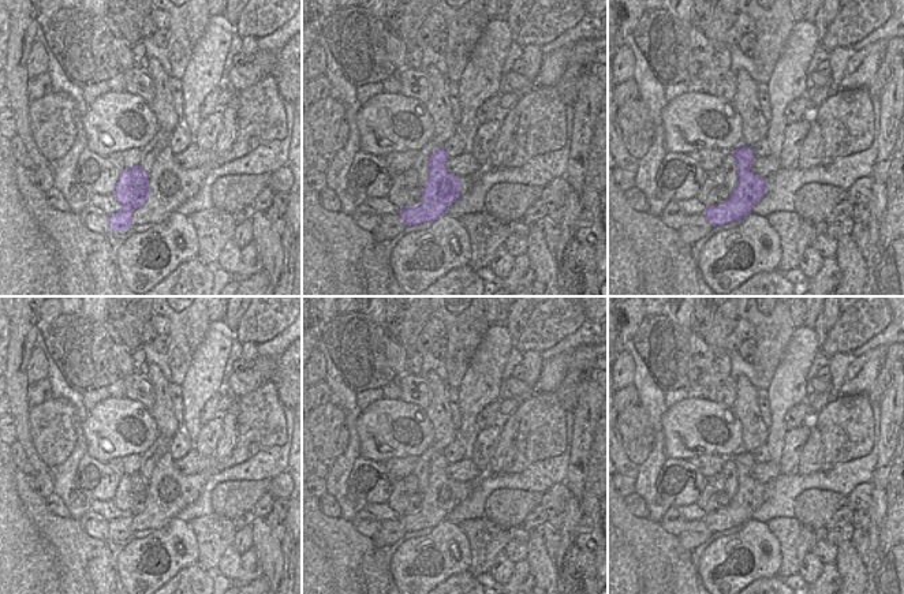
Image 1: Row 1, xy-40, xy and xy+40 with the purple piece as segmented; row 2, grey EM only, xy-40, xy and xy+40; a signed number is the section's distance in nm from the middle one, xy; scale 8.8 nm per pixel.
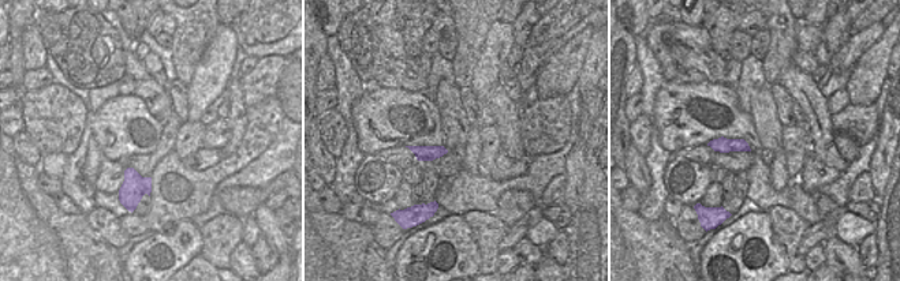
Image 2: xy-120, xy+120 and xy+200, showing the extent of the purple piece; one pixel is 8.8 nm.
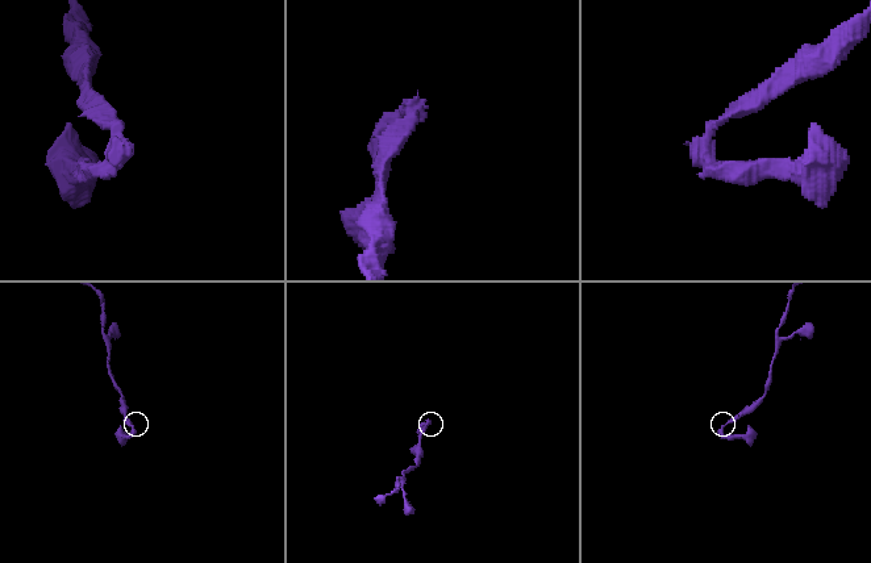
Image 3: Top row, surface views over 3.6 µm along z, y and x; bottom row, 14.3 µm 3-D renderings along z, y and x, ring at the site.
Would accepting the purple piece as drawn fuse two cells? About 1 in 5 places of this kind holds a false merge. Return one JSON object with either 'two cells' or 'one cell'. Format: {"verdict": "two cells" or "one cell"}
{"verdict": "two cells"}

